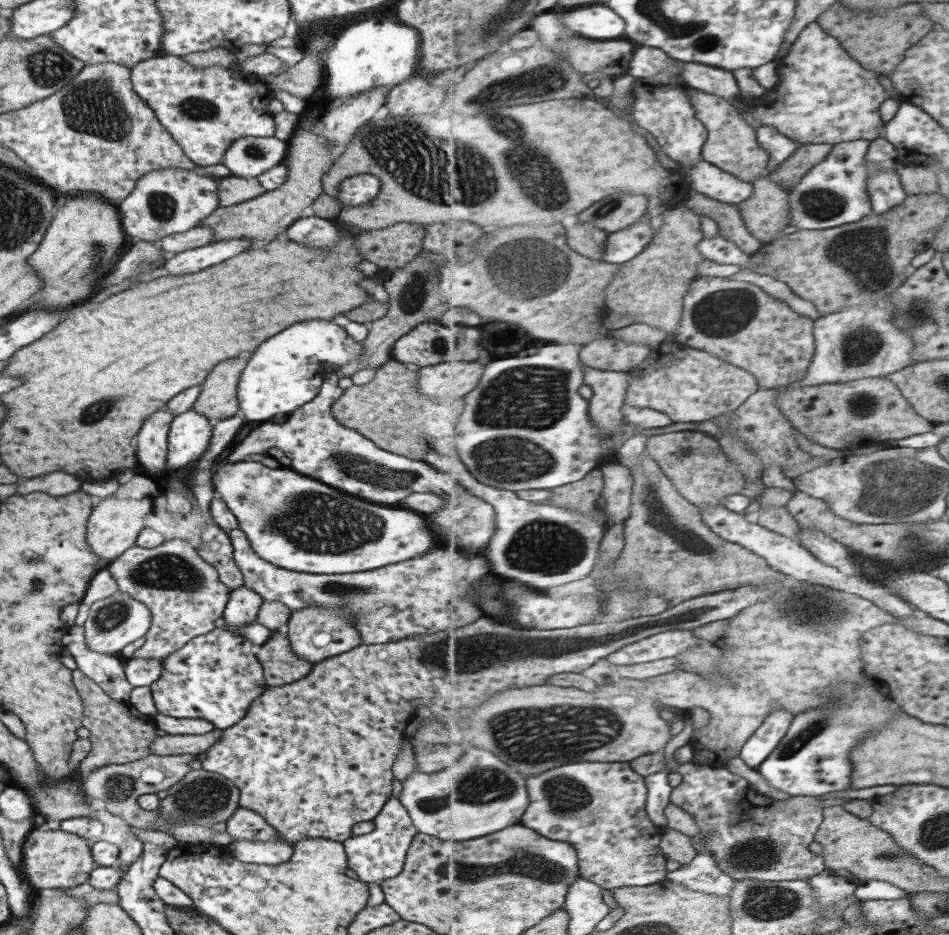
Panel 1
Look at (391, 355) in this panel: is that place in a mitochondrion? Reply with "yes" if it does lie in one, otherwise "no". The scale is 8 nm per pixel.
no

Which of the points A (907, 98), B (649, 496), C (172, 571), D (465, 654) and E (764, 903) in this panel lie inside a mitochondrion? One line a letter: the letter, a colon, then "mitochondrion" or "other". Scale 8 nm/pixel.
A: other
B: mitochondrion
C: mitochondrion
D: mitochondrion
E: mitochondrion

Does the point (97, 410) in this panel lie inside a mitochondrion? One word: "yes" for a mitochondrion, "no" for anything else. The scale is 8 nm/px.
yes

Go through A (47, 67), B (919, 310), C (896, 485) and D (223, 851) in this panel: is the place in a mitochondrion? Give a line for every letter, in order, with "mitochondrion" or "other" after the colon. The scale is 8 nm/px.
A: mitochondrion
B: mitochondrion
C: mitochondrion
D: other

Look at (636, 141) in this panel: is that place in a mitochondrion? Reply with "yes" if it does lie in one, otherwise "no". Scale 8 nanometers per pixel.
no

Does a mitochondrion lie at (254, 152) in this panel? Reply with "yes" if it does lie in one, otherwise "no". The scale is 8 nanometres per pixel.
yes

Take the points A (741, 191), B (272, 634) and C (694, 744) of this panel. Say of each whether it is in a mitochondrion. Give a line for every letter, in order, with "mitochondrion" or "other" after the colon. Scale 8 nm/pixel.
A: other
B: other
C: other

